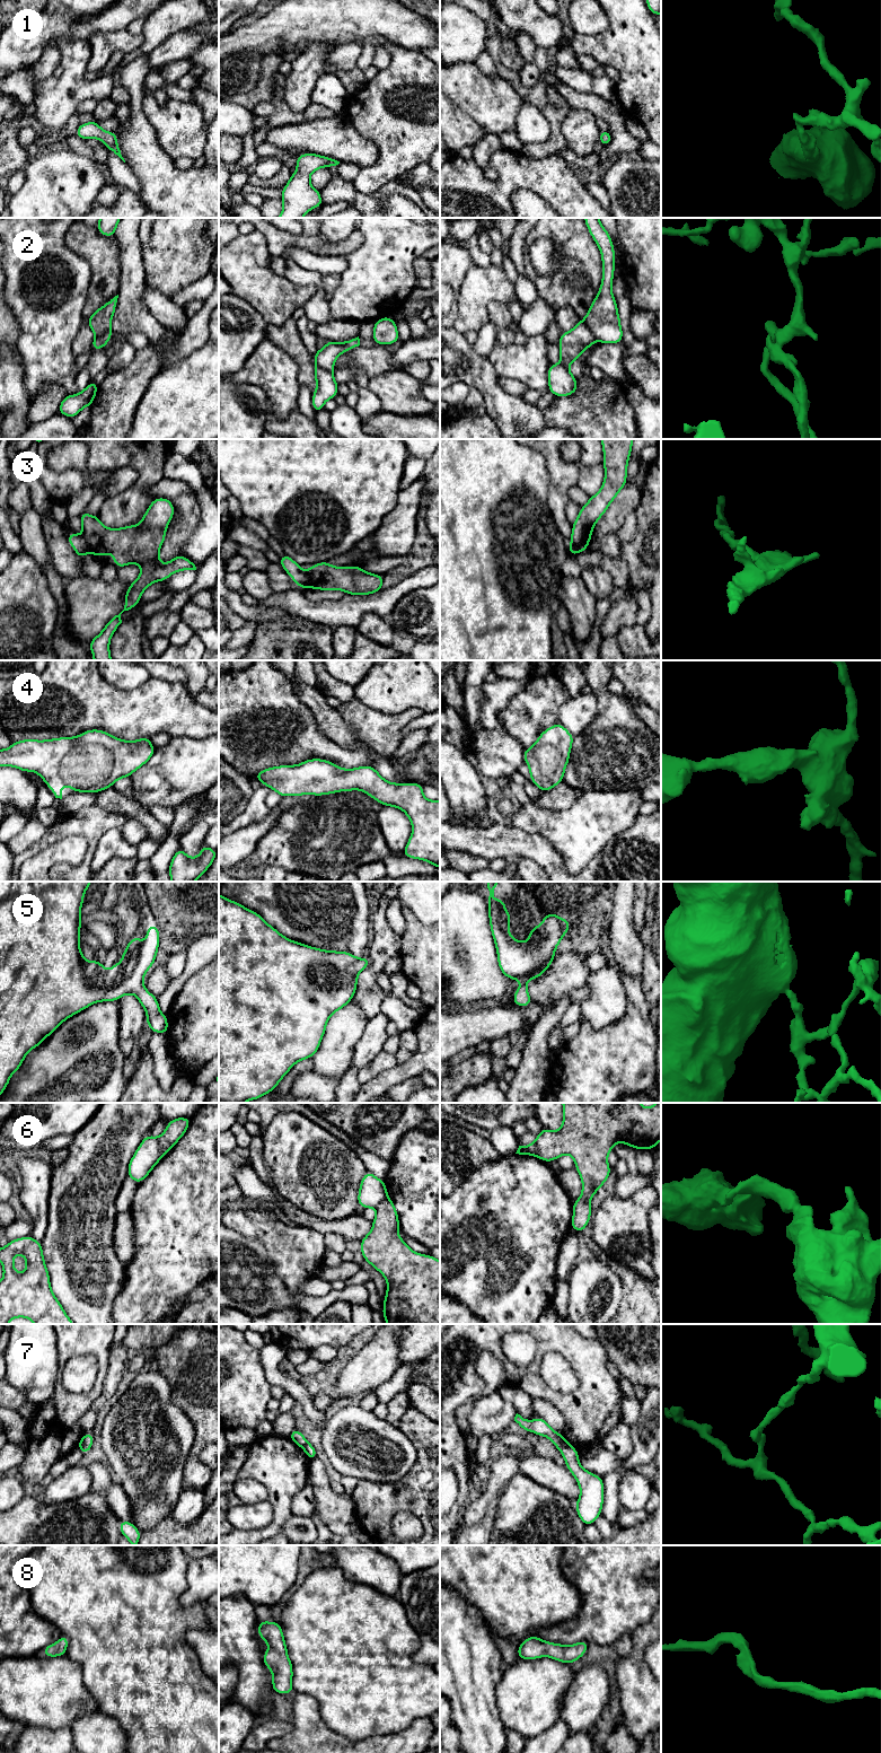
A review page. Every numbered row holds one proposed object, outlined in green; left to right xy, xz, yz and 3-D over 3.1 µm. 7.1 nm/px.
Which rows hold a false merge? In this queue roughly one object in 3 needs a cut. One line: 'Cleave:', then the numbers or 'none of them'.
Cleave: 2, 3, 6, 7

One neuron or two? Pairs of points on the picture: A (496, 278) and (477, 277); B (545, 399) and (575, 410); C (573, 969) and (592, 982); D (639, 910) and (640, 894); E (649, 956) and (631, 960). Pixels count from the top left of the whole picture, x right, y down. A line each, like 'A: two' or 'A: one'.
A: one
B: two
C: two
D: one
E: two

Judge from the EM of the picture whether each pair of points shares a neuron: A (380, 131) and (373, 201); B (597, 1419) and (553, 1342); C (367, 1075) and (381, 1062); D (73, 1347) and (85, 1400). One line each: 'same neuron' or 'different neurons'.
A: different neurons
B: same neuron
C: same neuron
D: same neuron

